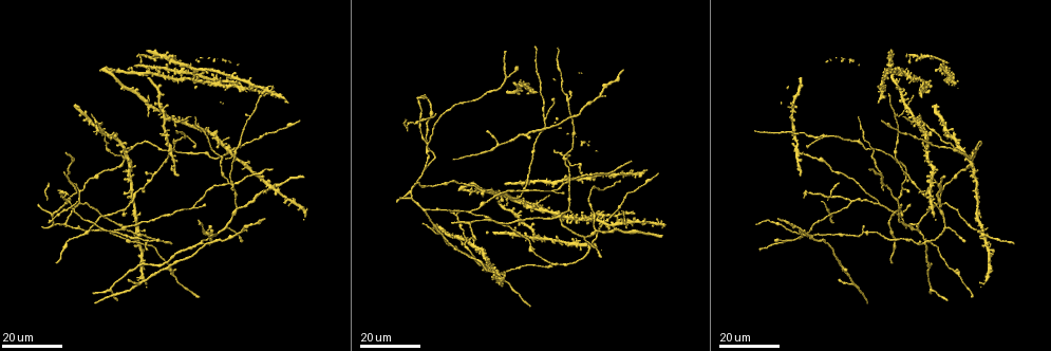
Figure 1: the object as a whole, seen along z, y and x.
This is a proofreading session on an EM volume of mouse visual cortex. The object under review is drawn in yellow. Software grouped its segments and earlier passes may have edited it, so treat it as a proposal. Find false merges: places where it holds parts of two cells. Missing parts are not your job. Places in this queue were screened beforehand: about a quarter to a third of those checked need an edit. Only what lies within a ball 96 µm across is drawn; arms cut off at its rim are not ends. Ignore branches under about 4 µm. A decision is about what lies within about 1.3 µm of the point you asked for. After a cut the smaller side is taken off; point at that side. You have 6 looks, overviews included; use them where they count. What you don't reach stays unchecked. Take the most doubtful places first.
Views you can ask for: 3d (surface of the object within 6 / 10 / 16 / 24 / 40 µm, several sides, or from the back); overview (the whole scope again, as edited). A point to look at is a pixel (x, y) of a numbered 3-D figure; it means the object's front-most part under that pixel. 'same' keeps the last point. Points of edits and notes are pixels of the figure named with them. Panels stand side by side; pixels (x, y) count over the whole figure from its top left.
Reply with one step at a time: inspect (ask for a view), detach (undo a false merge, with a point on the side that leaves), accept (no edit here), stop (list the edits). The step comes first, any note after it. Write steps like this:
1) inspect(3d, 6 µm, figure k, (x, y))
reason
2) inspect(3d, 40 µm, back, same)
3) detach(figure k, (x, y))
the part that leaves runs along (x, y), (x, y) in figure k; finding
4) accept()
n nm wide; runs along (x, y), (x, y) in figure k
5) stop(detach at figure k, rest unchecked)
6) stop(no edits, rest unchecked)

inspect(3d, 16 µm, figure 1, (538, 210))
thin arm on a thick one

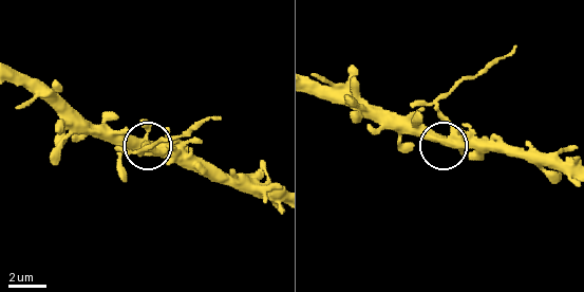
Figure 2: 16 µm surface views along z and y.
inspect(3d, 10 µm, figure 2, (454, 133))

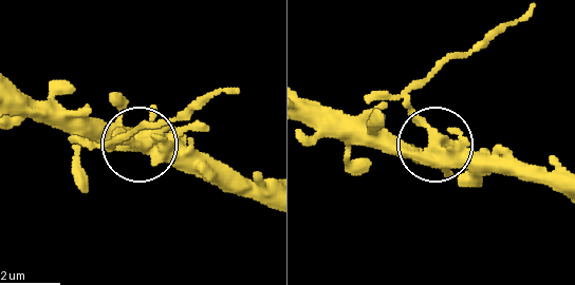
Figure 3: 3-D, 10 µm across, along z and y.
detach(figure 3, (416, 114))
side arm 8 µm; the part that leaves runs along (149, 148), (114, 146), (149, 122), (187, 115), (238, 90) in figure 3; a second cell is stuck on

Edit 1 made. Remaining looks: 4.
inspect(overview)

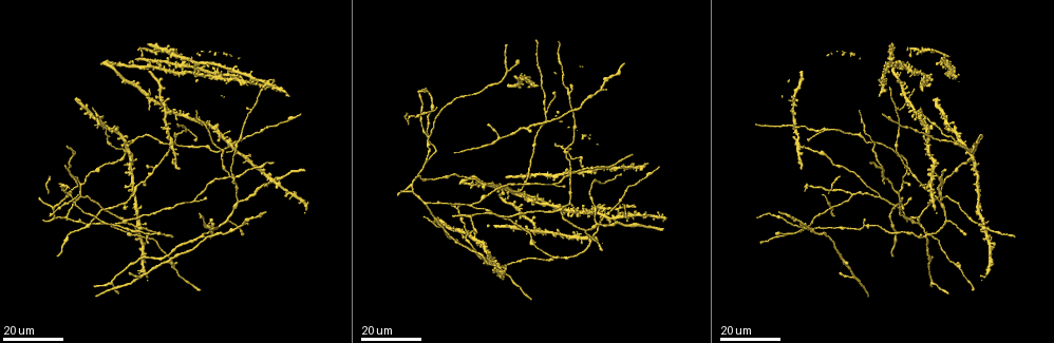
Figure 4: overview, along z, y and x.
inspect(3d, 16 µm, figure 4, (228, 174))
three arms meet

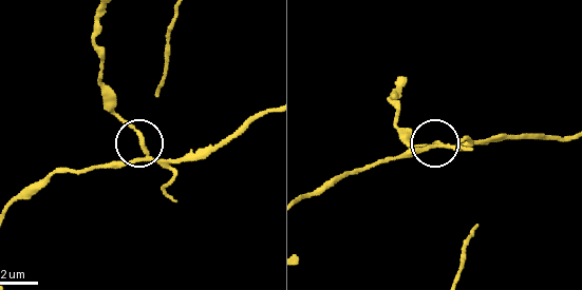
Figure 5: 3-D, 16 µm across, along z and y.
inspect(3d, 10 µm, figure 5, (150, 157))

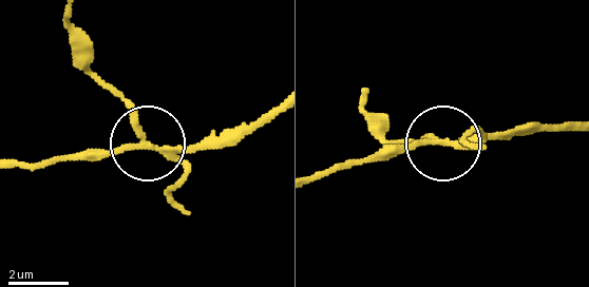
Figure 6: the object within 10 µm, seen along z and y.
detach(figure 6, (164, 194))
3 arms; the part that leaves runs along (159, 147), (94, 71), (71, 18) in figure 6; two cells meet here

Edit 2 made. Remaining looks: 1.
stop(detach at figure 3, detach at figure 6, rest unchecked)

